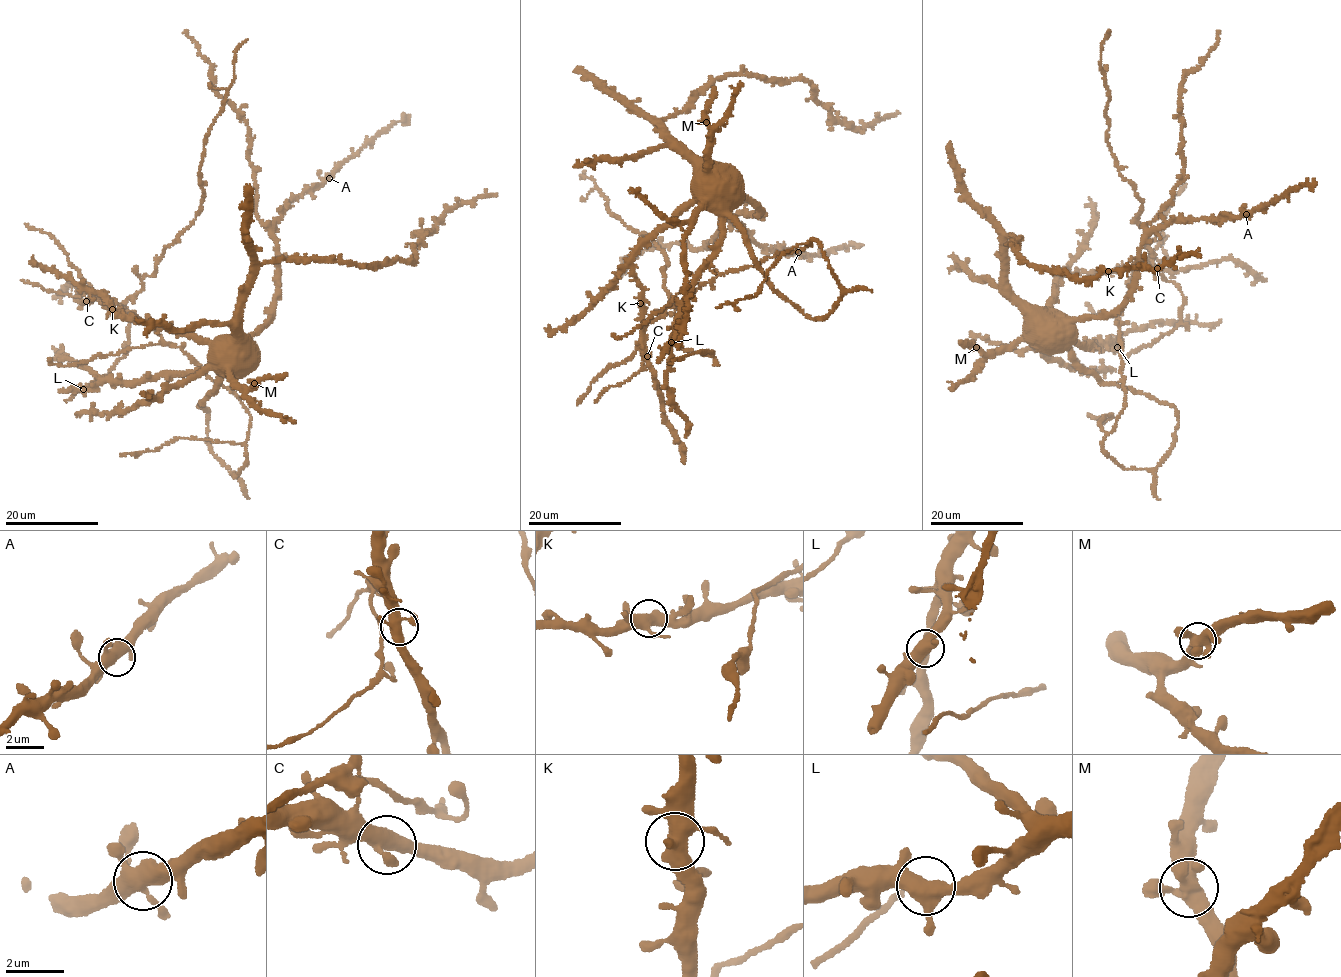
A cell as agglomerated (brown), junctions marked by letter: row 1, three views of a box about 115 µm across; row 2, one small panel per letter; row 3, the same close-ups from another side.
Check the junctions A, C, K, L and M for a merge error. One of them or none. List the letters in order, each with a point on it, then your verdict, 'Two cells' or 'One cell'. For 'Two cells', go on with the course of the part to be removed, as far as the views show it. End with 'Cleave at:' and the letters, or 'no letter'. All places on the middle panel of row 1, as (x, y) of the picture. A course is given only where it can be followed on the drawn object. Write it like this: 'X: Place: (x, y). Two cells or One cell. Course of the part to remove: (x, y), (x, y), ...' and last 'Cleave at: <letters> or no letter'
A: Place: (798, 252). One cell
C: Place: (647, 356). One cell
K: Place: (640, 303). One cell
L: Place: (671, 342). One cell
M: Place: (706, 122). One cell
Cleave at: no letter

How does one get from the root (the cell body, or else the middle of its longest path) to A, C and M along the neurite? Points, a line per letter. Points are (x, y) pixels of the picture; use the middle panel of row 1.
A: (715, 182), (754, 202), (758, 216), (738, 211), (732, 219), (756, 243), (768, 249), (798, 252)
C: (715, 182), (696, 195), (686, 208), (643, 245), (632, 262), (632, 274), (641, 288), (642, 340), (647, 356)
M: (715, 182), (713, 184), (705, 169), (708, 172), (706, 152), (710, 134), (706, 121)

